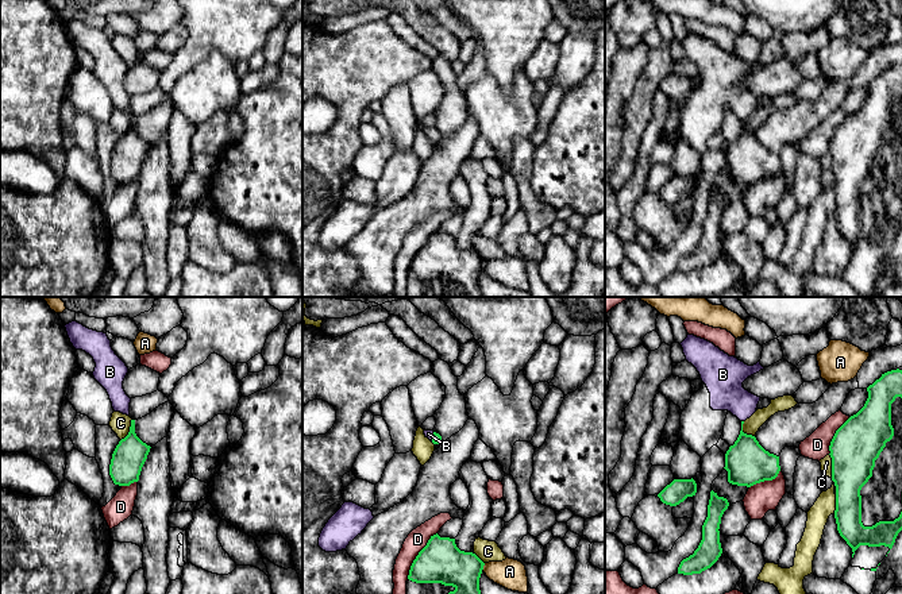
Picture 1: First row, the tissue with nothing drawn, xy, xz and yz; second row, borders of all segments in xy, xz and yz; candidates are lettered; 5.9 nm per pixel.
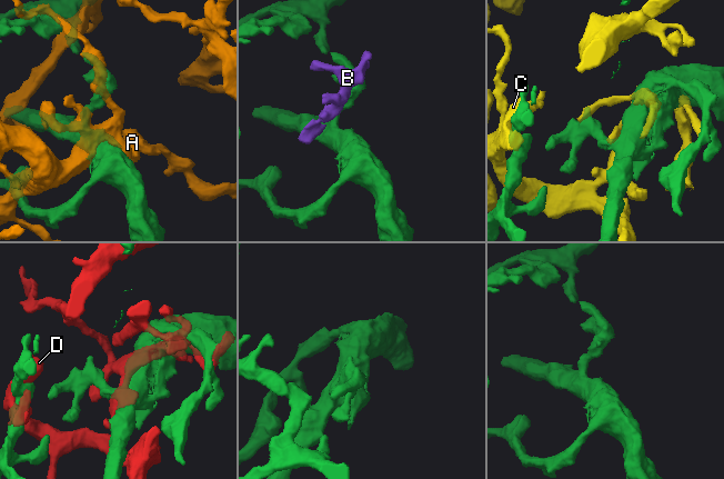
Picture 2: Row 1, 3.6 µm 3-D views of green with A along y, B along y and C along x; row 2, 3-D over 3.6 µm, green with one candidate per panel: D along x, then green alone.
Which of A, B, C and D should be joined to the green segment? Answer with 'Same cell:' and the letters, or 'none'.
Same cell: B

